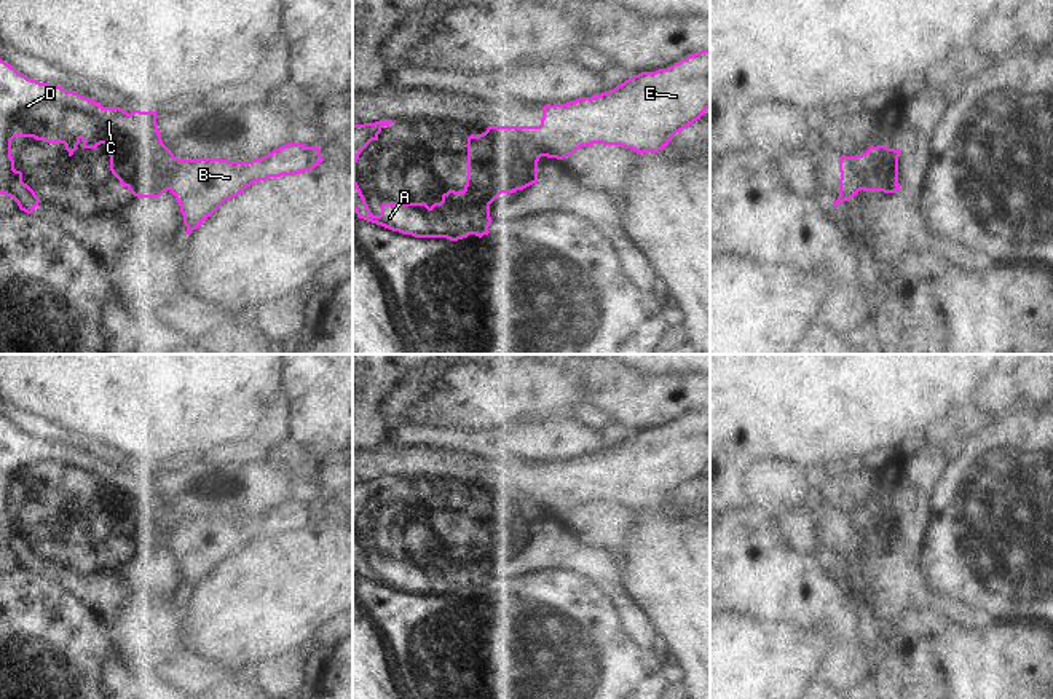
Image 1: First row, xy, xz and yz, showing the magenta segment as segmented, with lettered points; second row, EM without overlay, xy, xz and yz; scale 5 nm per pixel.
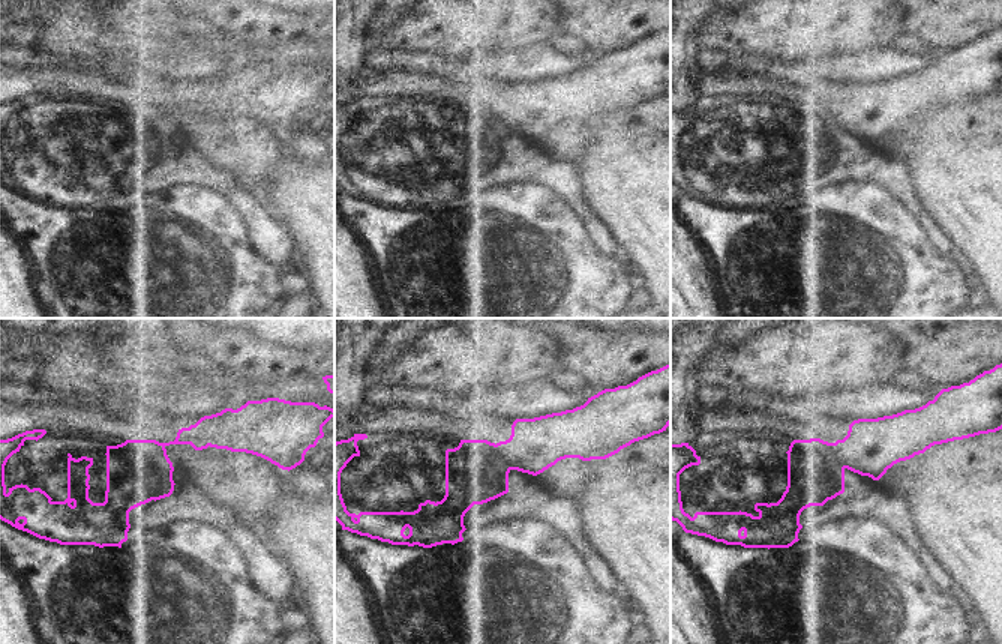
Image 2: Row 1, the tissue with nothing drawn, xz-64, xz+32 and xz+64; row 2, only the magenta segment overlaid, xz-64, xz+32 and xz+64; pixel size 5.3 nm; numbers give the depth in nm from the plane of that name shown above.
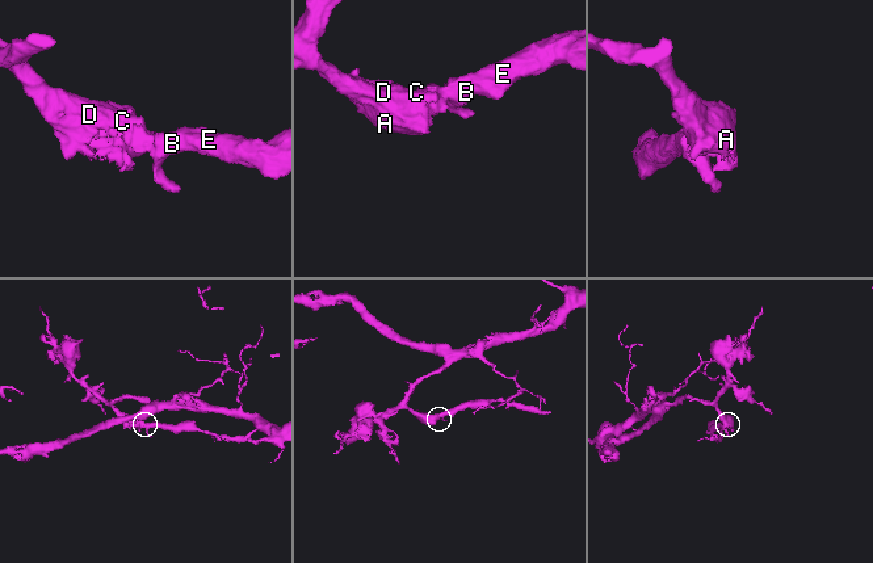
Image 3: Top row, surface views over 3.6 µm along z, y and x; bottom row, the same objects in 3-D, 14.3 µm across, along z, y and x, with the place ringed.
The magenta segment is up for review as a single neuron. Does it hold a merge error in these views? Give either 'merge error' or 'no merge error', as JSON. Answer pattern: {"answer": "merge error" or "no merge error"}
{"answer": "merge error"}

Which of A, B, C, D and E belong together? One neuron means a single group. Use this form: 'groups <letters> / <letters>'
groups A C D / B E

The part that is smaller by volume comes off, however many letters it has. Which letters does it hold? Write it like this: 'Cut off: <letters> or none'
Cut off: B, E

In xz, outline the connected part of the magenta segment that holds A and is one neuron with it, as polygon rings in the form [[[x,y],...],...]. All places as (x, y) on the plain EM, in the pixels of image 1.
[[[380,477],[353,482],[353,567],[359,576],[415,595],[447,595],[450,598],[458,598],[469,592],[482,595],[490,590],[488,584],[493,579],[490,562],[501,551],[514,551],[538,539],[541,511],[534,506],[531,495],[519,484],[488,484],[485,490],[467,495],[467,536],[463,549],[450,546],[442,552],[442,559],[434,560],[431,565],[426,560],[383,560],[381,571],[373,573],[356,539],[356,520],[361,509],[372,498],[378,498],[381,485],[391,480],[389,477]]]

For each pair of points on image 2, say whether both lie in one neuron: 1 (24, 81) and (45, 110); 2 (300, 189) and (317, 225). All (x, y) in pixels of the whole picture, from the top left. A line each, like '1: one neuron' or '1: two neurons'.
1: two neurons
2: one neuron

